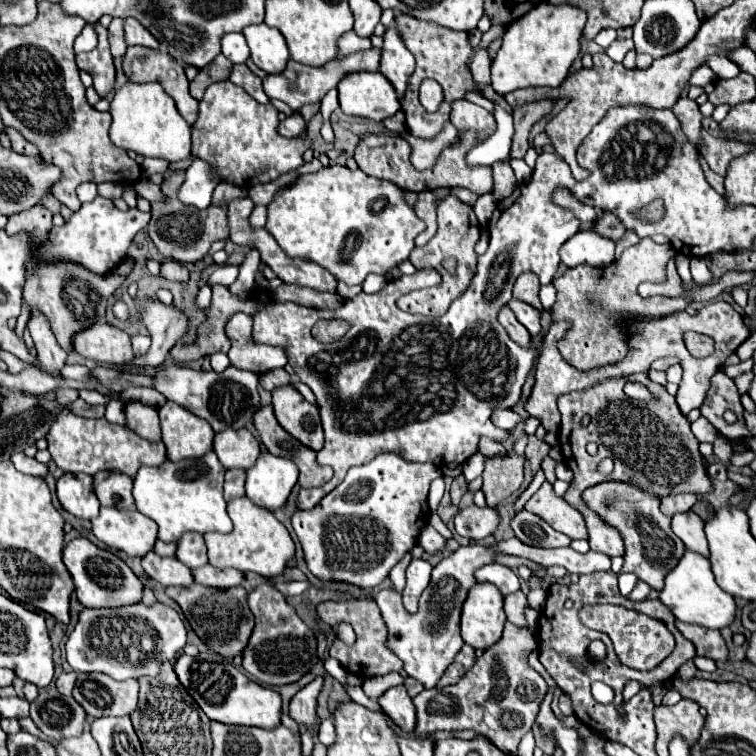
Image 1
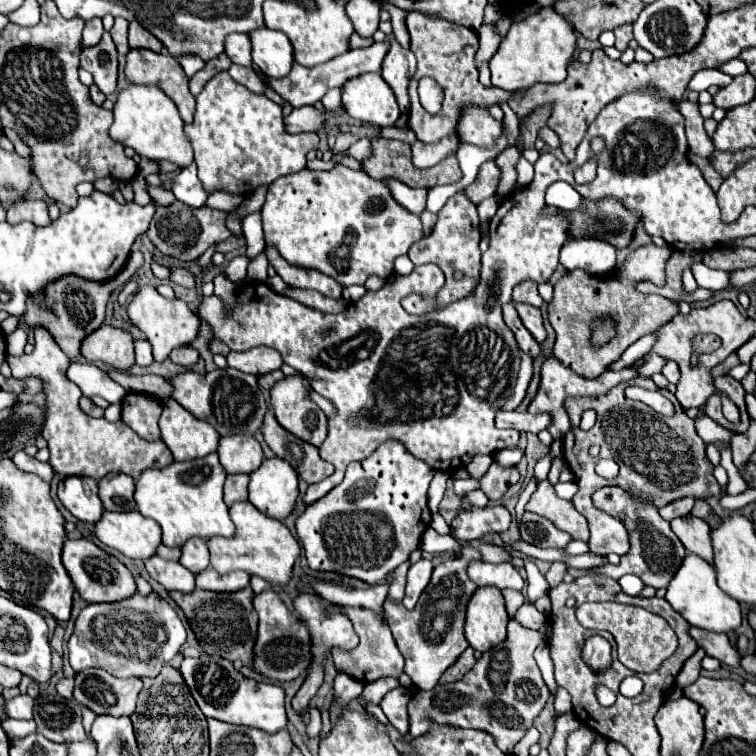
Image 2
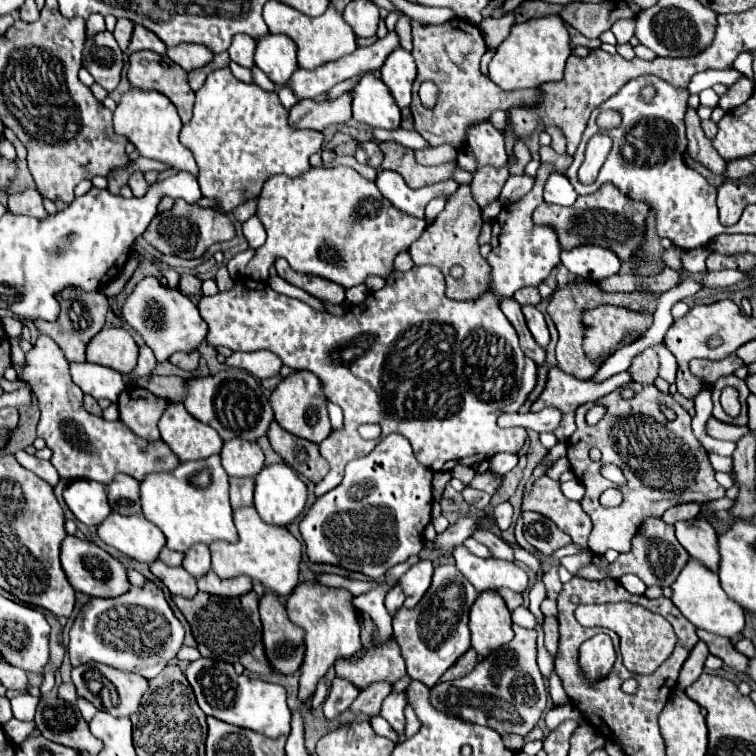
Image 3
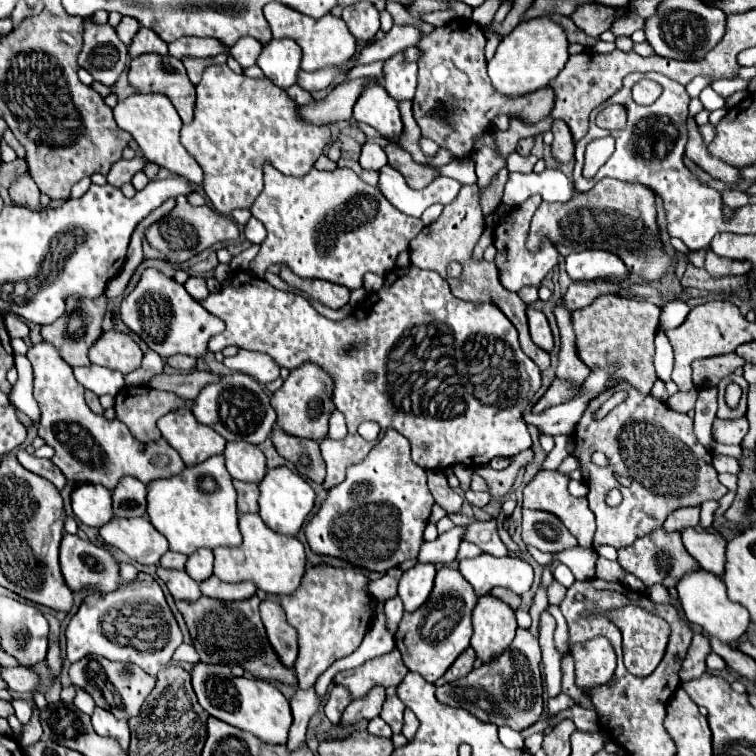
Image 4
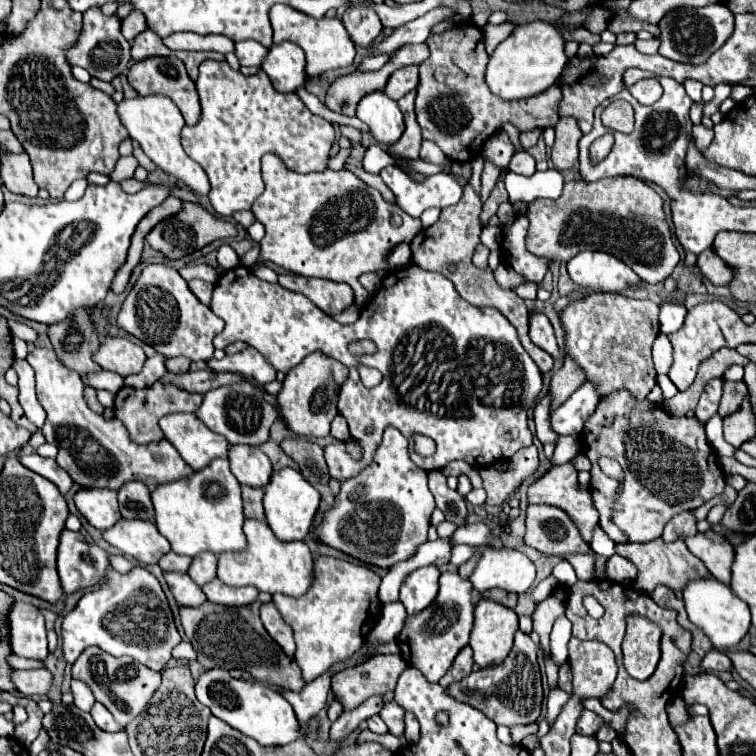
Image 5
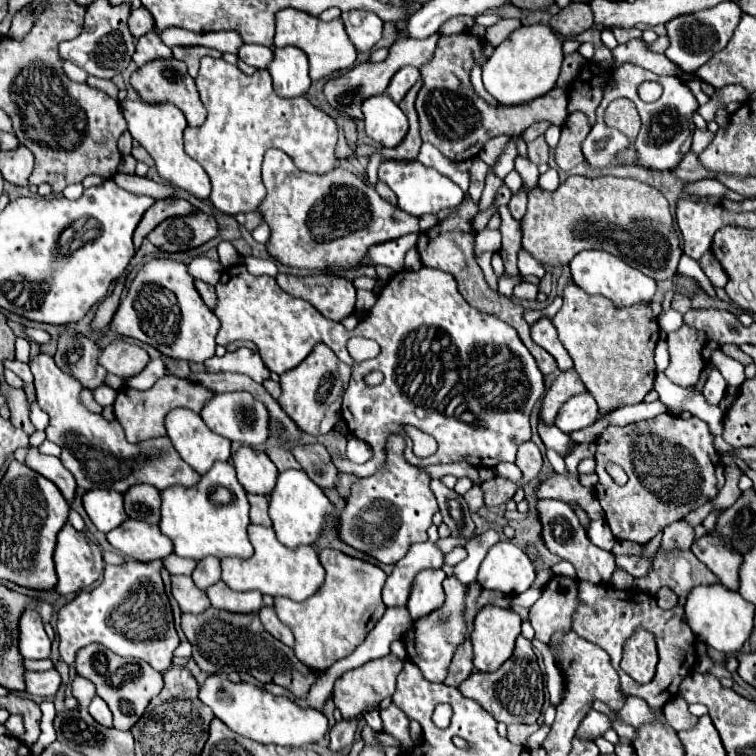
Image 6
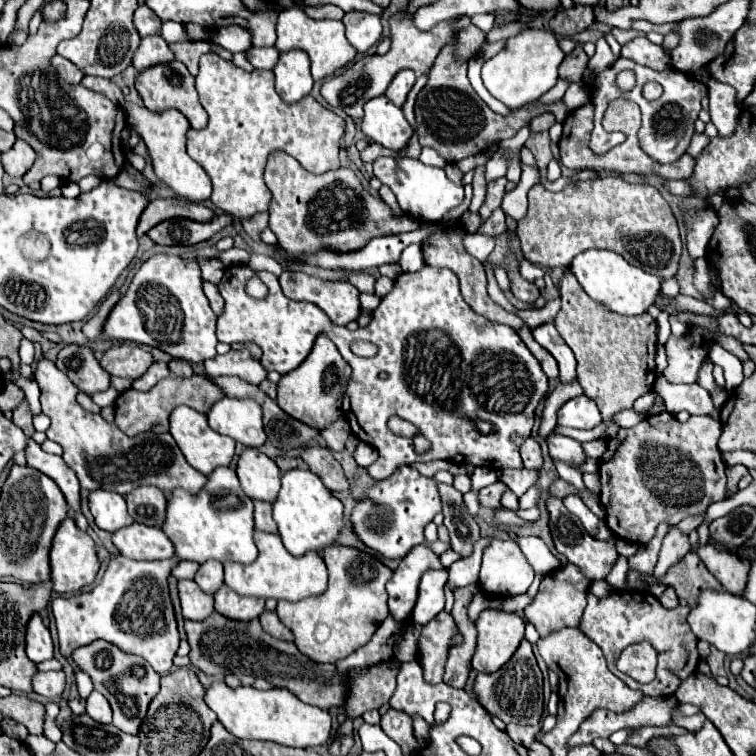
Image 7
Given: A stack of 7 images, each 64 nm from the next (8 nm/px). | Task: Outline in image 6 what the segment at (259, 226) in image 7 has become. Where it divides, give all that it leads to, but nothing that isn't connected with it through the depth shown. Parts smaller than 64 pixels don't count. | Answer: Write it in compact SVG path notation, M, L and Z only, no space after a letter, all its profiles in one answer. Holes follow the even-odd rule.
M258 211L240 214L240 216L236 216L236 221L244 226L248 232L252 232L257 226L264 224L264 218L262 218L262 214Z

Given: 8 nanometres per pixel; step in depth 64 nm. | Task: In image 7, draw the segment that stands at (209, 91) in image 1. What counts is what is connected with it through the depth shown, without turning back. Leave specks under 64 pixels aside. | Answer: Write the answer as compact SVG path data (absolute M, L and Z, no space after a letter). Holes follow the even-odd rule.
M210 52L200 58L196 90L210 120L206 128L188 132L188 154L210 176L210 200L226 214L252 218L258 212L270 210L272 194L264 182L264 168L268 156L276 150L296 158L312 174L340 168L338 152L346 122L312 96L306 96L296 104L282 102L274 90L274 74L270 70L246 72L230 60Z

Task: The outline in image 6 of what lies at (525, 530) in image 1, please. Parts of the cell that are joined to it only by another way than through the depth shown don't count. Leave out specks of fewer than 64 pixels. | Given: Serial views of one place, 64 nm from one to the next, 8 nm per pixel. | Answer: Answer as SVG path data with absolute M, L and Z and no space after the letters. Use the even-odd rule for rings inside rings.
M544 498L544 500L538 502L536 508L540 512L540 520L542 520L542 526L544 526L542 538L544 538L544 544L548 546L548 550L558 554L560 558L572 562L580 580L594 582L594 584L606 584L610 580L612 572L616 570L614 552L608 552L608 550L602 550L602 548L594 546L590 542L590 538L586 536L586 530L582 528L582 524L578 522L578 516L570 510L570 506L562 504L560 500Z

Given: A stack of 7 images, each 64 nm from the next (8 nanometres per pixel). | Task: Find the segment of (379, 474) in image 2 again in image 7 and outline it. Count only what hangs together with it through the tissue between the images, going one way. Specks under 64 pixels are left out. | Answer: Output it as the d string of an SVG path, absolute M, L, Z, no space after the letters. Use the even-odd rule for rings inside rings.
M410 466L398 468L390 478L376 482L352 512L358 538L386 558L404 558L414 546L424 542L424 526L442 512L440 492L434 478L422 476Z

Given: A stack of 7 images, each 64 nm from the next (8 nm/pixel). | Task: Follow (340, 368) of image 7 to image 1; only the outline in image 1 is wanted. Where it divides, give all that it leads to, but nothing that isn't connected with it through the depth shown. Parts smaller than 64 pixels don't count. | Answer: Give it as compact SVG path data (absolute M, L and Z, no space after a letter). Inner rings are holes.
M292 384L272 390L272 406L280 426L288 434L312 450L320 450L324 446L324 430L318 406L306 402Z

